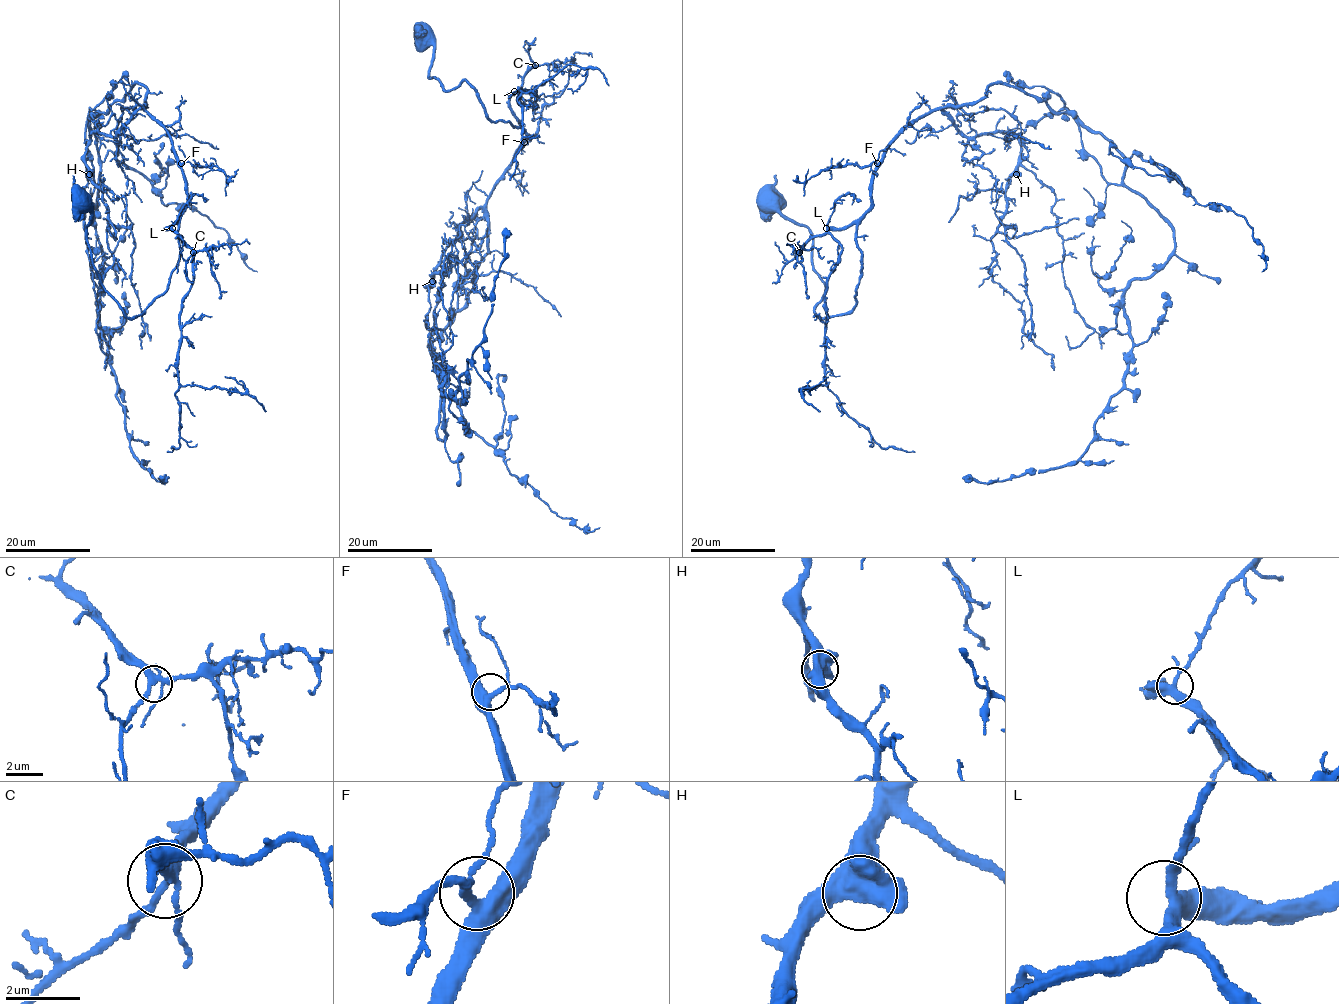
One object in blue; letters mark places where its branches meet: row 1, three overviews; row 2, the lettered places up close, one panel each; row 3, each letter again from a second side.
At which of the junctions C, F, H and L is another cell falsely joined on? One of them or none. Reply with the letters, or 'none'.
none

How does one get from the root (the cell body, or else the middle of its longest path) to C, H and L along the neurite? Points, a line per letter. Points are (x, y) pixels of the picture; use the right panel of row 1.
C: (766, 203), (812, 237), (825, 286), (814, 311), (848, 313), (861, 268), (857, 224), (813, 236), (799, 252)
H: (766, 203), (808, 229), (826, 318), (856, 304), (858, 220), (907, 127), (1006, 132), (1016, 173)
L: (766, 203), (812, 237), (825, 286), (814, 311), (823, 318), (853, 307), (861, 268), (857, 224), (826, 228)

